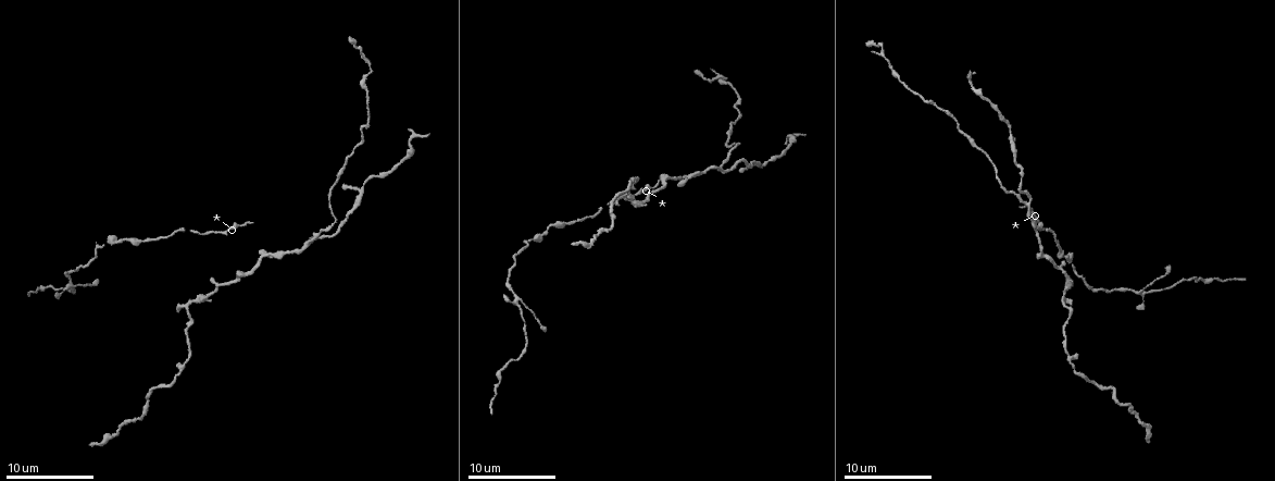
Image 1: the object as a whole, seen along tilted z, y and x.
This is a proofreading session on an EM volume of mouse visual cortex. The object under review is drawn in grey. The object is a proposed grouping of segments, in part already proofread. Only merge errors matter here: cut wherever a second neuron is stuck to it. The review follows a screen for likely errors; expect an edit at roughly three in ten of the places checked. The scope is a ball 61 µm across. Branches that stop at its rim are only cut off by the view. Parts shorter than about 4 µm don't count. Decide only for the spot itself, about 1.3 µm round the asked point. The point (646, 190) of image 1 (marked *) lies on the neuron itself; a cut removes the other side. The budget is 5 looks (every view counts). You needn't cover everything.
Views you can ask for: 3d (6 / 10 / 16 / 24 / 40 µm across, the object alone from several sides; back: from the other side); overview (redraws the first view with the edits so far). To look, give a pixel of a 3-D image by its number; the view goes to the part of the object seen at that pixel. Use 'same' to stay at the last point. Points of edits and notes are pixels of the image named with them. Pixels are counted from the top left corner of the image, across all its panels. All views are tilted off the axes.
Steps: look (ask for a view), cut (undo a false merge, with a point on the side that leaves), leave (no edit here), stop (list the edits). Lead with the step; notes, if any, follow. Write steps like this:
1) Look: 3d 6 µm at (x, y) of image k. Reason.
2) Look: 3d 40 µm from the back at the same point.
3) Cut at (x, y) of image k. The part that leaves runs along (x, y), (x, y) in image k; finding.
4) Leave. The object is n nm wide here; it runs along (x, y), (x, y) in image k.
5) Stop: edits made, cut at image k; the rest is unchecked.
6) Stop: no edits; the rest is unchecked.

Look: 3d 16 µm at (355, 208) of image 1. Sudden change in width.

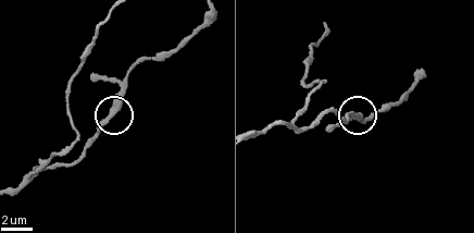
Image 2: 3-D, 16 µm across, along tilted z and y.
Leave. Continuous, no second neuron.

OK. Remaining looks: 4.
Look: 3d 10 µm at (263, 257) of image 1. A fork.

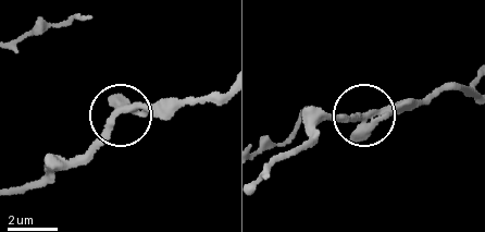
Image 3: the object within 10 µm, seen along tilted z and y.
Leave. The object is 280 nm wide here; one neuron here.

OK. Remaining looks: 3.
Look: 3d 10 µm at (1027, 205) of image 1. Two arms in line, one across.

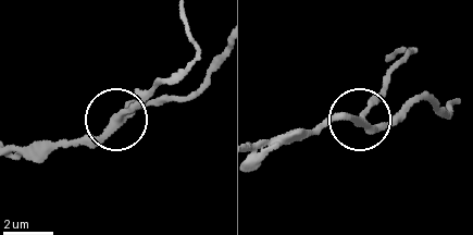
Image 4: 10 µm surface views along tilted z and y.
Look: 3d 10 µm from the back at (362, 119) of image 4.

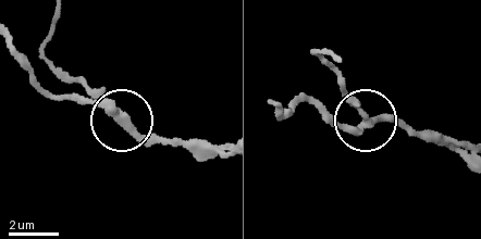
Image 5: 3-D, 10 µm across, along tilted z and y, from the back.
Leave. 3 arms meet here; continuous, no second neuron.

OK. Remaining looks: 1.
Stop: no edits; the rest is unchecked.

